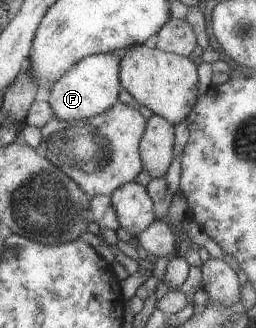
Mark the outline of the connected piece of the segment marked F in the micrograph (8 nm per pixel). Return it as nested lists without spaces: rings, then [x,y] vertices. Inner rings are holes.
[[[126,49],[120,50],[118,55],[112,53],[89,55],[67,69],[66,73],[50,87],[48,103],[54,111],[54,116],[64,123],[73,123],[92,119],[112,109],[118,103],[118,95],[123,88],[120,81],[120,60],[123,53],[126,53]]]

